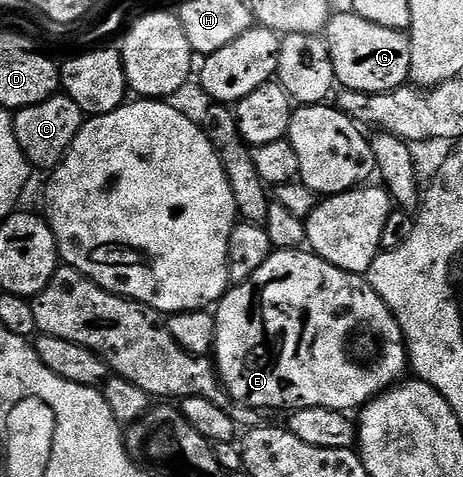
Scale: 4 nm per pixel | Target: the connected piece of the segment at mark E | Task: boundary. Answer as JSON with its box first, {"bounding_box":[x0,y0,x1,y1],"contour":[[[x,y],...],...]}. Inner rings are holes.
{"bounding_box":[212,250,408,413],"contour":[[[274,250],[264,262],[264,266],[260,266],[260,270],[254,272],[249,282],[231,287],[227,291],[216,308],[212,359],[218,370],[218,379],[221,380],[223,388],[226,389],[235,405],[255,410],[263,410],[262,408],[290,408],[289,410],[331,408],[334,412],[349,413],[350,408],[361,409],[374,397],[381,396],[383,392],[395,387],[407,375],[405,372],[408,372],[408,353],[406,339],[400,330],[400,322],[371,288],[368,286],[362,287],[363,289],[354,288],[350,280],[353,280],[351,273],[324,262],[309,250]]]}

